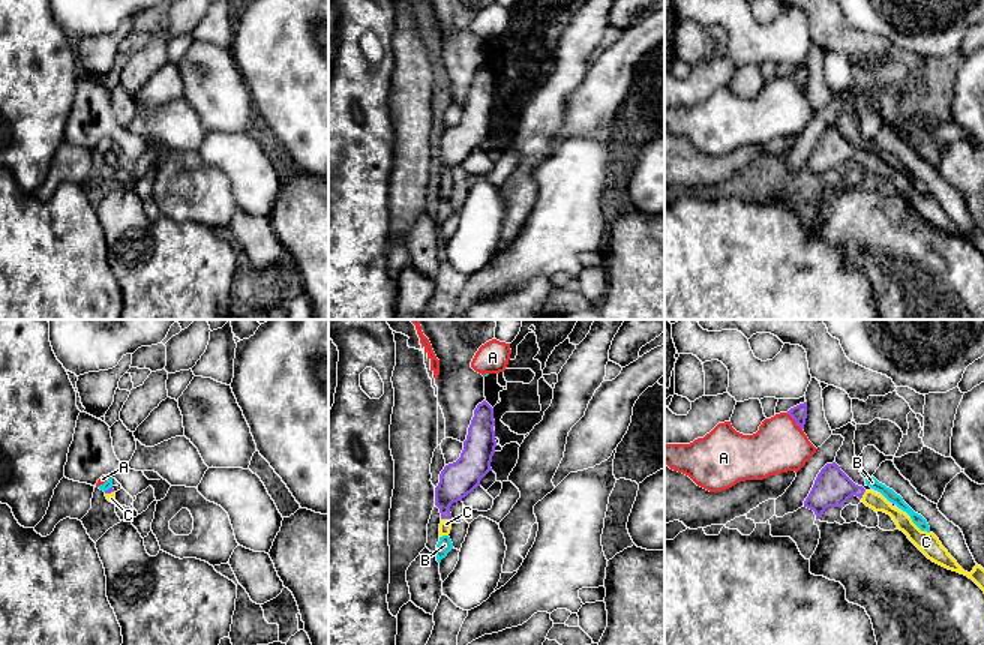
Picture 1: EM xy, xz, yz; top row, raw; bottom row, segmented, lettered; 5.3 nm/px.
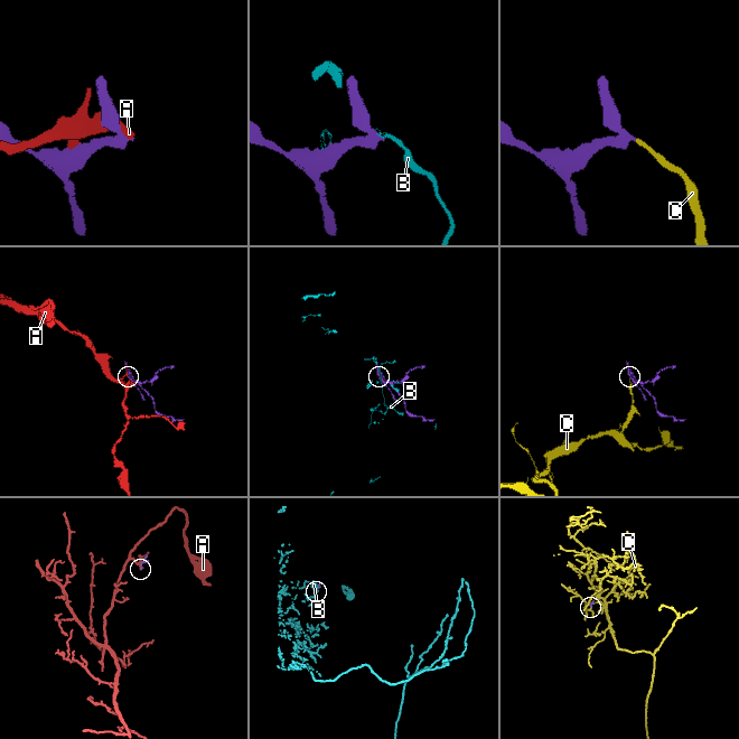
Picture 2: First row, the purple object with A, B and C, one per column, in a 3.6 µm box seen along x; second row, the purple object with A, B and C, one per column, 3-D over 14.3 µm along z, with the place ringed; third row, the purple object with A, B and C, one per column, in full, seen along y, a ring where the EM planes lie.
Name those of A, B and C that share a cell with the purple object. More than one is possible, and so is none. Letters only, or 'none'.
C

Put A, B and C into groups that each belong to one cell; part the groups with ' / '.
A B / C

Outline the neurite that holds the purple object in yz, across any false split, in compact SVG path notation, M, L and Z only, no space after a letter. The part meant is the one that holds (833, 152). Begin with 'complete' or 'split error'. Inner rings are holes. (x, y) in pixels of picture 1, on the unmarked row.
split error; M836 126L826 128L820 134L804 165L804 171L813 174L816 183L819 183L826 171L840 171L852 159L858 160L874 176L890 178L897 194L903 195L928 224L968 240L984 255L984 232L981 230L976 228L970 237L964 236L933 196L921 195L904 176L892 171L882 159L855 148Z

